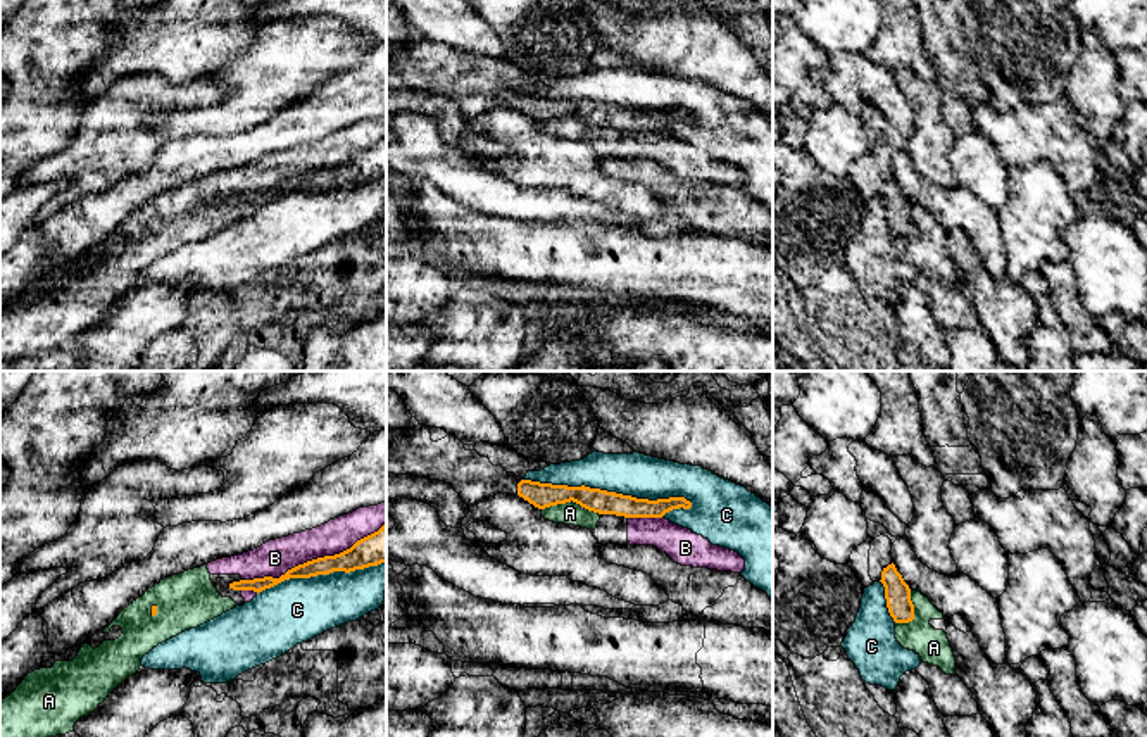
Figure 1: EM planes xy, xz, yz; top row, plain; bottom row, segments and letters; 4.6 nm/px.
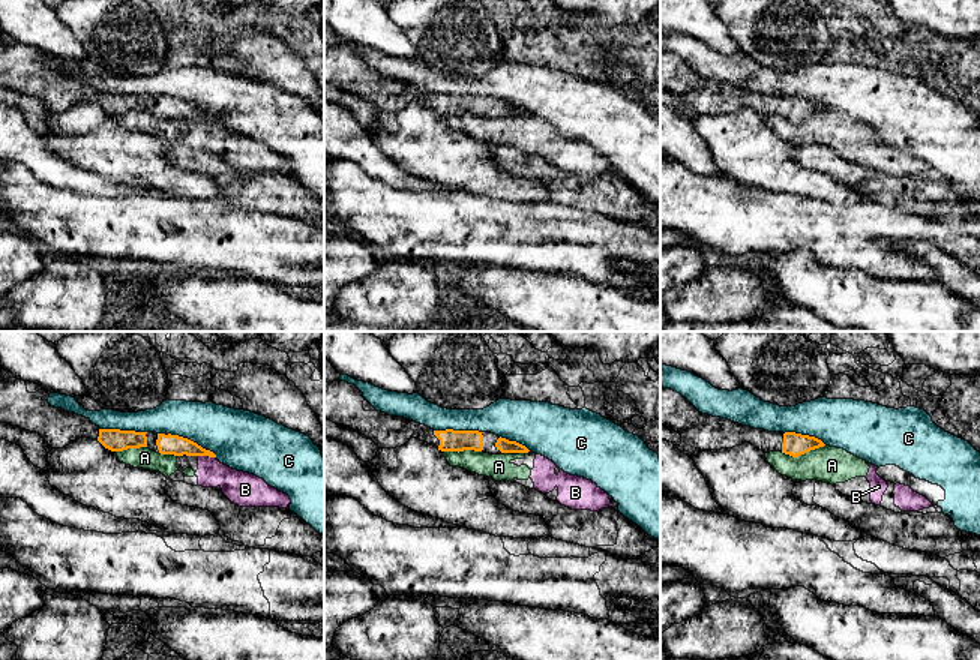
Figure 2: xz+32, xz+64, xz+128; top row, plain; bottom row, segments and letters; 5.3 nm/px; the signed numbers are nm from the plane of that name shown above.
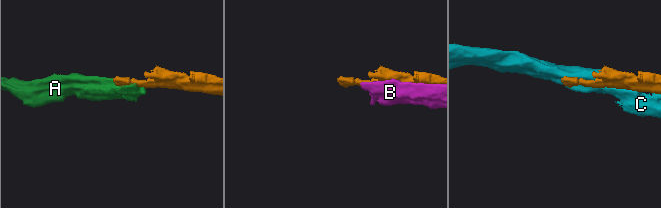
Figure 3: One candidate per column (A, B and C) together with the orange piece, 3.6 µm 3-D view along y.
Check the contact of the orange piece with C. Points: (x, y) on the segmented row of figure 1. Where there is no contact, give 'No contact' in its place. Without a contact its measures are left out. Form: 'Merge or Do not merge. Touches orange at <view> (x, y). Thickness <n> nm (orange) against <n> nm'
Do not merge. Touches orange at xz (606, 491). Thickness 110 nm (orange) against 200 nm

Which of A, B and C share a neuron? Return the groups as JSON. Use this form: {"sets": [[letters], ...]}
{"sets": [["A", "B"], ["C"]]}

